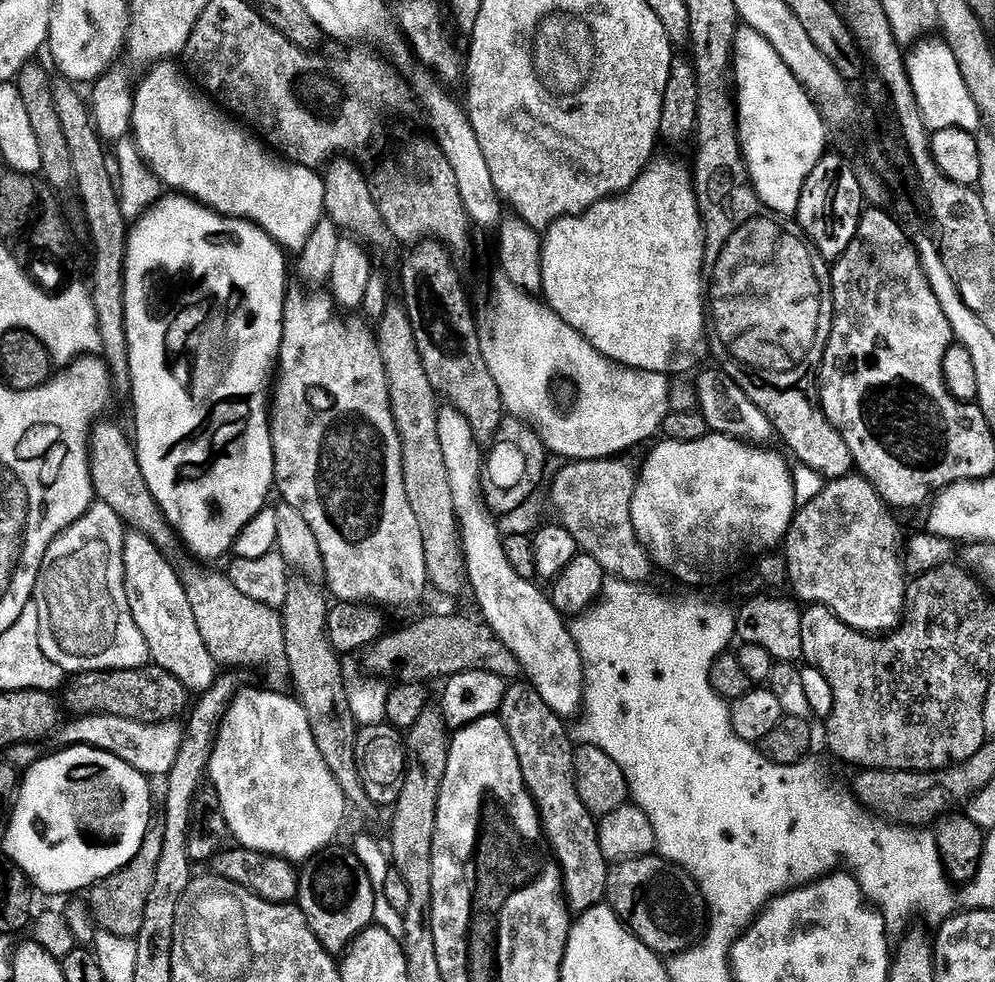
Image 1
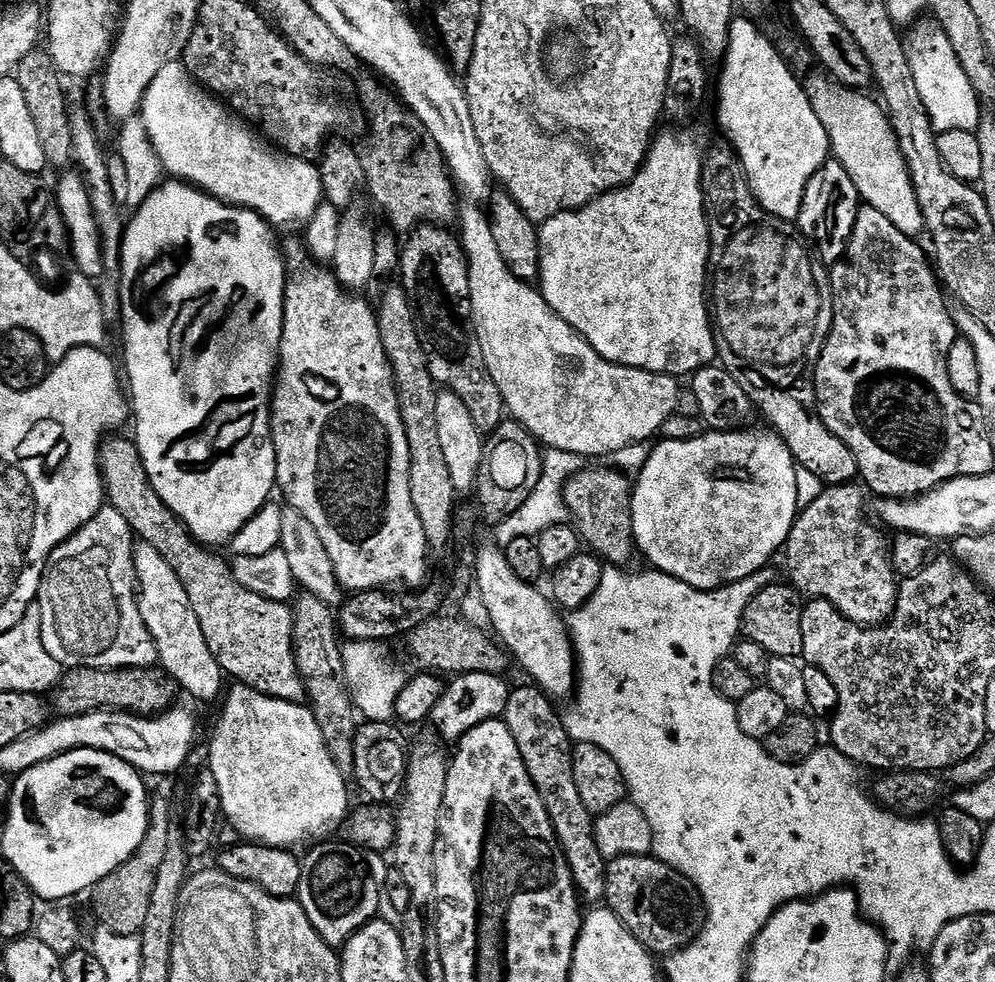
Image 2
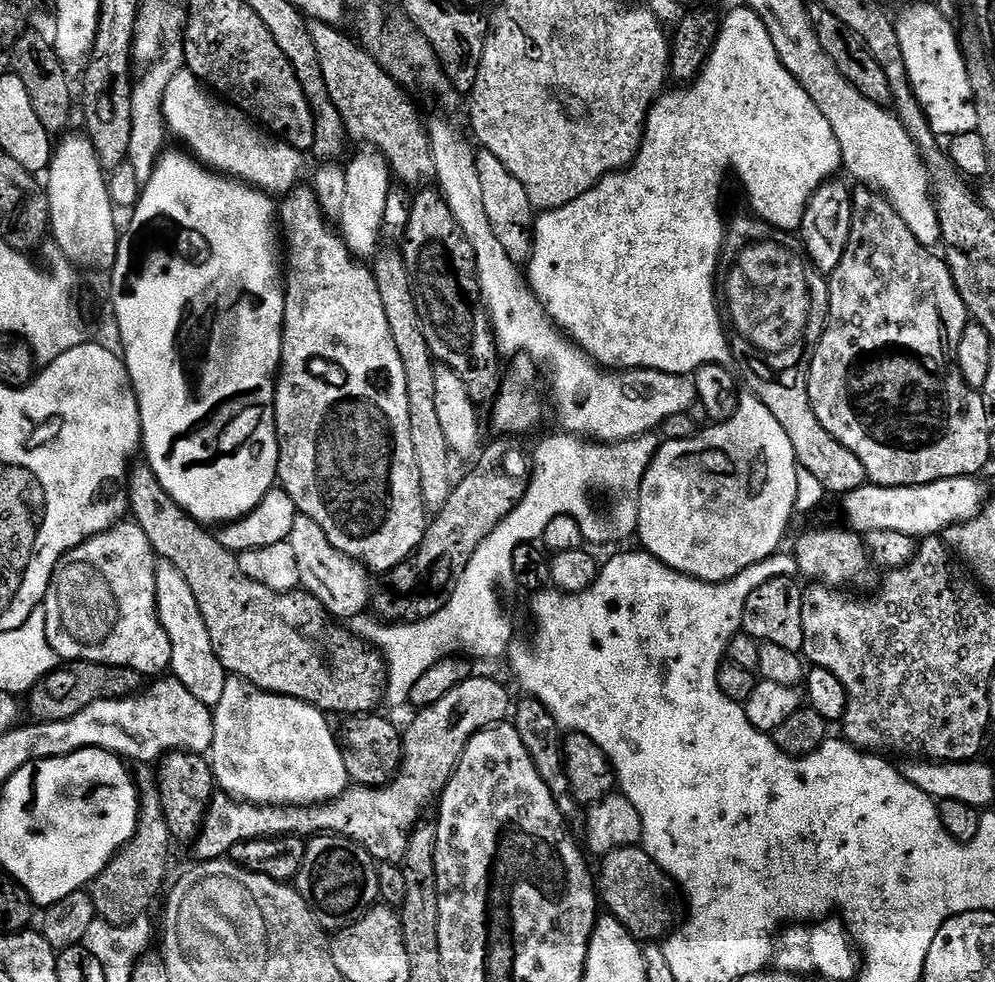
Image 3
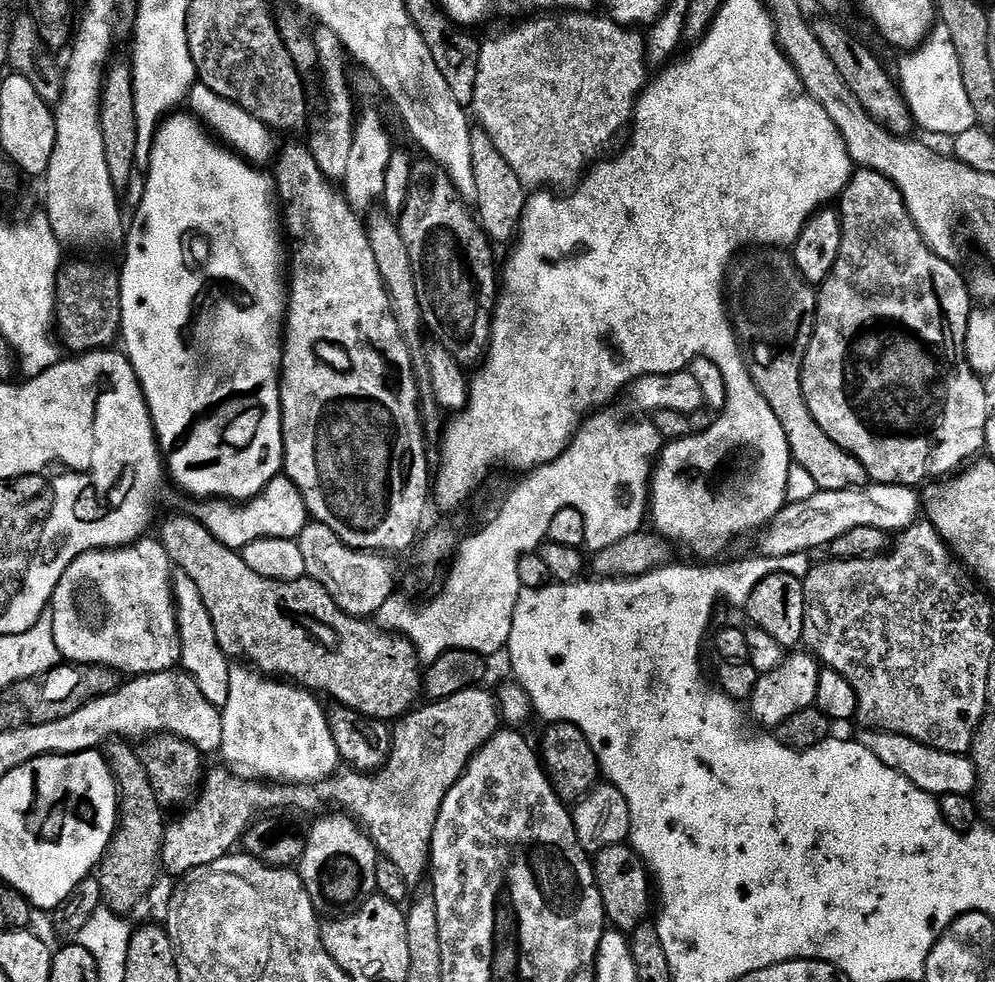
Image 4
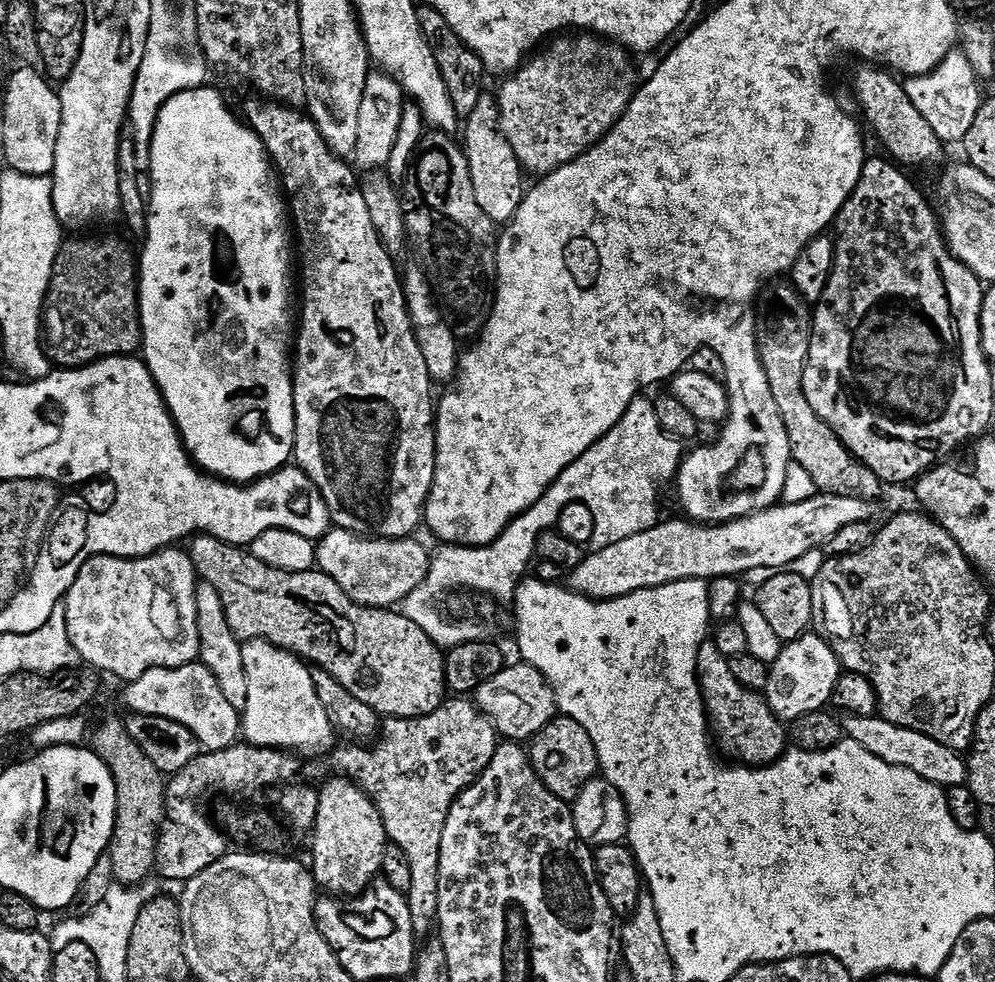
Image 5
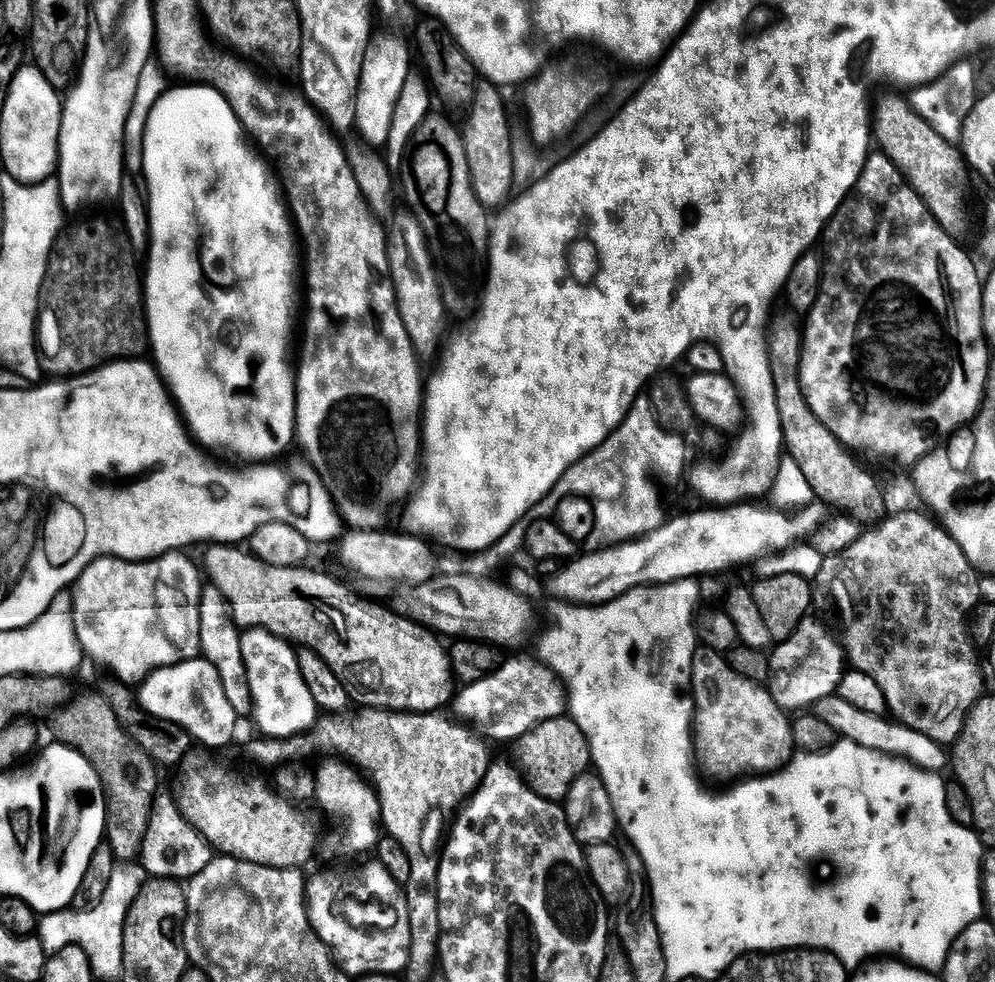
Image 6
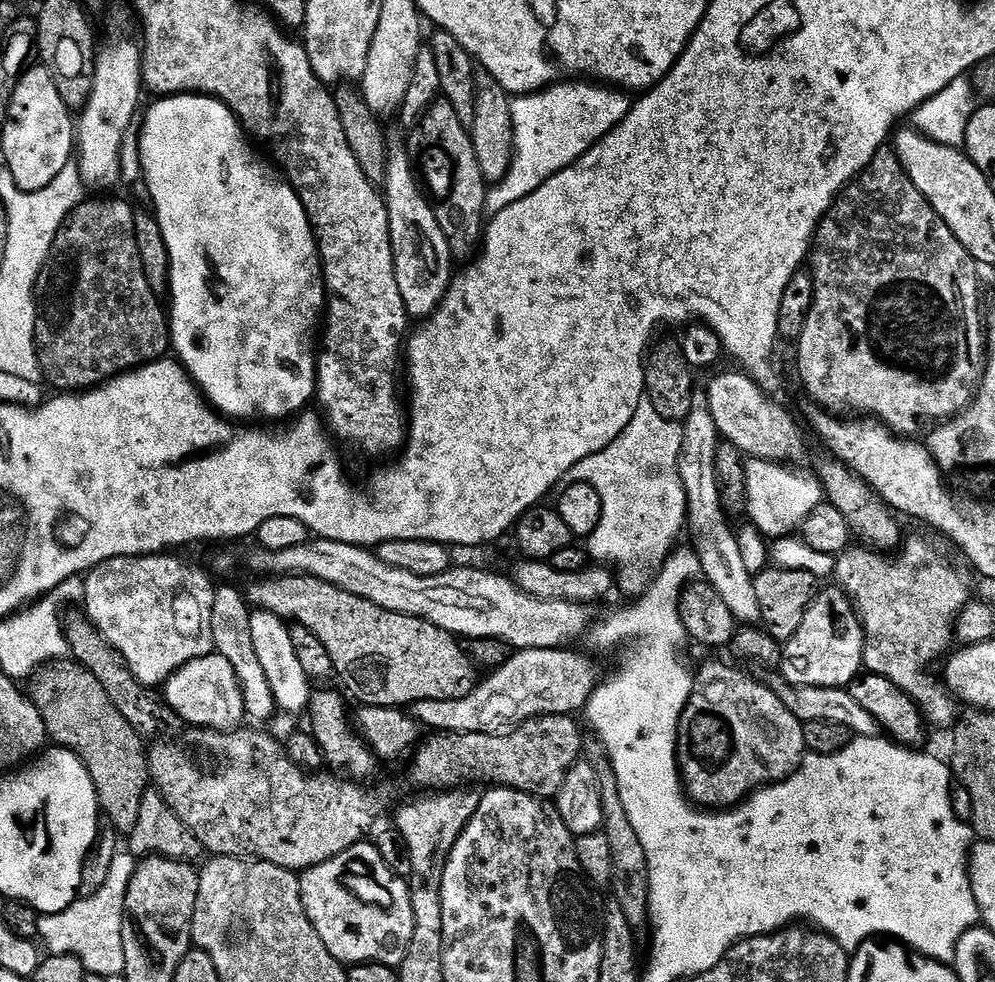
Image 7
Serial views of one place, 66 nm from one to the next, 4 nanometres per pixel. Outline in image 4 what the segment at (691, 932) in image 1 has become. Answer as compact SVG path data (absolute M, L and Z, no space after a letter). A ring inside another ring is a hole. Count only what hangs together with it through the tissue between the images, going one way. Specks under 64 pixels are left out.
M627 843L606 846L595 853L596 885L602 894L604 914L613 929L631 934L649 918L648 911L654 908L654 880L647 864L640 859L636 849Z

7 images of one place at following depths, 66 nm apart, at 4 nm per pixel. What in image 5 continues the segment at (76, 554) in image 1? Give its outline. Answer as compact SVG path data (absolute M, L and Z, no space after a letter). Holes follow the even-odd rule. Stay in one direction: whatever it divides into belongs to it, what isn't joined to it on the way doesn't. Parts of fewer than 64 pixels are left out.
M179 547L164 548L161 552L155 552L152 556L95 556L90 558L82 566L78 578L70 586L66 597L64 612L64 624L68 627L68 640L72 648L88 664L101 668L104 672L113 672L123 682L136 680L142 674L146 674L155 668L181 668L183 664L197 663L200 654L200 631L196 625L196 586L198 577L196 567L192 565L192 557L187 551L179 552Z

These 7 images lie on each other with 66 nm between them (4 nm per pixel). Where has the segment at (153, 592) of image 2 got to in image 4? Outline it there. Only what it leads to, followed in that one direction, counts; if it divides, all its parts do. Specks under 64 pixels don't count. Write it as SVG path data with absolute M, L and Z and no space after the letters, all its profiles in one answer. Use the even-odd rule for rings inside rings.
M180 574L174 580L174 603L176 606L176 625L180 628L180 664L183 671L198 682L202 694L211 704L227 705L230 686L234 679L234 672L228 669L229 657L224 655L220 643L214 632L212 616L198 592L198 586L186 575Z

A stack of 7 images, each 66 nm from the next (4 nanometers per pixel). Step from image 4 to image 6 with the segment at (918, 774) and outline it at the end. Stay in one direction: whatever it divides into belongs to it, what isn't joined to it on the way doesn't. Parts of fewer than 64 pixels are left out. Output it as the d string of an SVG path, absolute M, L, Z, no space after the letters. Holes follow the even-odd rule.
M839 694L826 696L817 701L814 705L814 715L822 718L822 722L828 723L835 730L837 737L853 740L858 746L866 746L868 750L899 756L928 772L943 773L949 767L950 756L945 745L926 738L926 734L918 734L918 730L910 730L887 715L866 714L866 710L858 710L858 706L850 706L850 702L846 702Z

